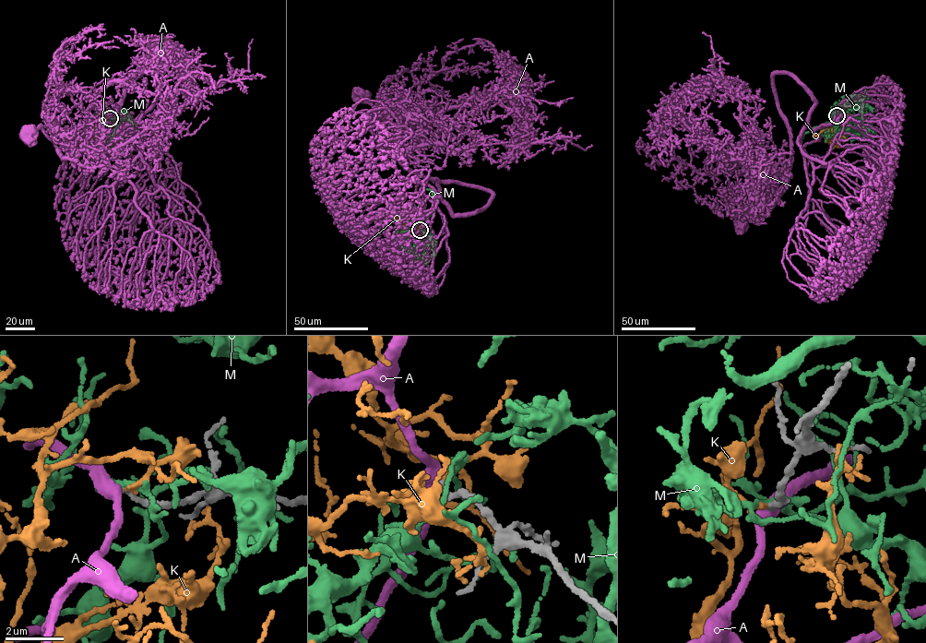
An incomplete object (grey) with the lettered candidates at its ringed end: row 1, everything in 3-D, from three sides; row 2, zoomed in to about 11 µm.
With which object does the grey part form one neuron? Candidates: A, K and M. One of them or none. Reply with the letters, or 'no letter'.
no letter

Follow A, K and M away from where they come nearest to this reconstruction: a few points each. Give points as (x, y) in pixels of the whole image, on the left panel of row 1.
A: (110, 118), (112, 133), (147, 110), (157, 68), (129, 84), (89, 139), (59, 148), (41, 127), (29, 134)
K: (111, 118), (108, 116), (102, 123), (104, 133), (111, 134), (116, 128), (112, 129), (111, 125), (115, 125)
M: (110, 118), (102, 131), (105, 138), (110, 132), (103, 130), (123, 128), (116, 124), (121, 116), (95, 115)

